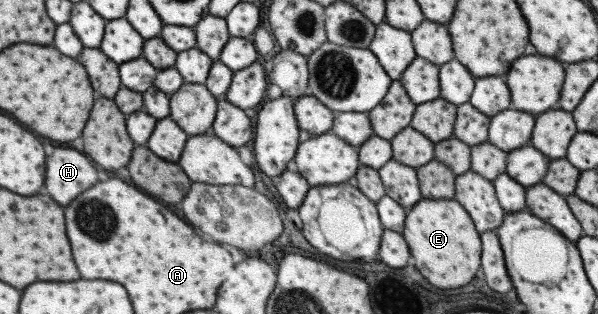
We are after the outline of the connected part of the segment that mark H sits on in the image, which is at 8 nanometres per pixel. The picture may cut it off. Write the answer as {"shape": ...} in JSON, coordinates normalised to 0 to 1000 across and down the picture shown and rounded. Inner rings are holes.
{"shape":[[[90,471],[77,503],[74,605],[90,643],[110,656],[161,580],[161,554],[154,516],[134,484],[120,471]]]}

